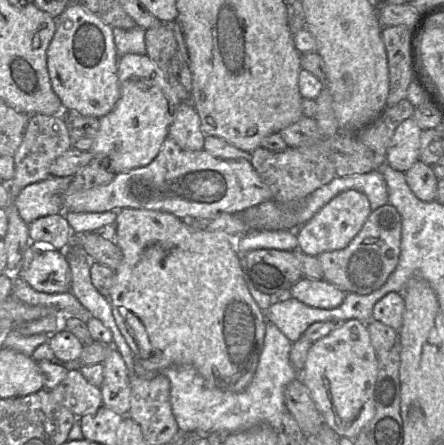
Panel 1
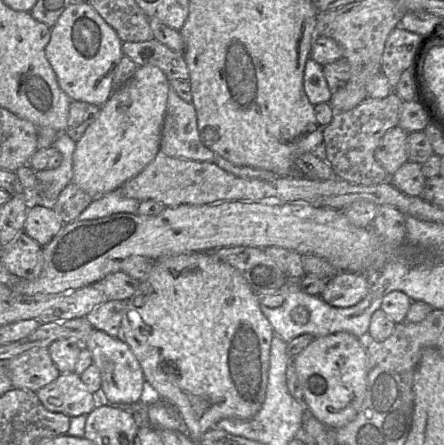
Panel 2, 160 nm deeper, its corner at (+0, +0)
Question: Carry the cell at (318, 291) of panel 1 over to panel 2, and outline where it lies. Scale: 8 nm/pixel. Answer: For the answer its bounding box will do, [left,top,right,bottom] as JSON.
[320,271,370,307]

